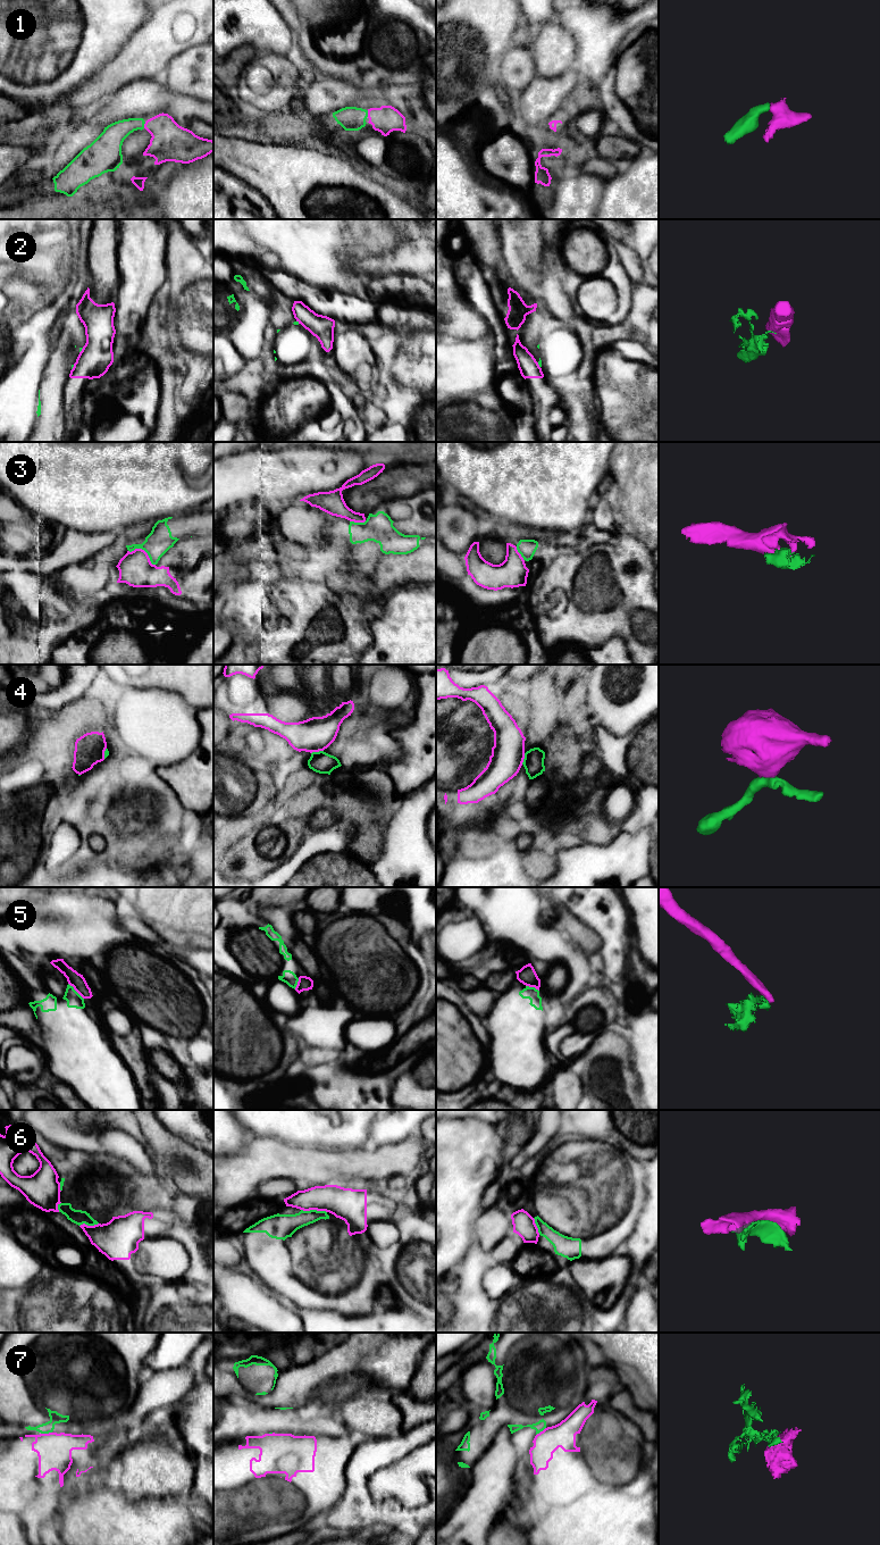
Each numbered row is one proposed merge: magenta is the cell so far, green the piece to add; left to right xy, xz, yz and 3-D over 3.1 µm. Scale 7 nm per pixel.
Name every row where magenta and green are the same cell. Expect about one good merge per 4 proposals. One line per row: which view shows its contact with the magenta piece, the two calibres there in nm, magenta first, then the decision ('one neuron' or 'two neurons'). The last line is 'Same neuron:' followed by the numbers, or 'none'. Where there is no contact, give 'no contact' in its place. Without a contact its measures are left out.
1: contact in xy; calibres 280 and 160 nm; one neuron
2: contact in xy; calibres 240 and 20 nm; two neurons
3: contact in xy; calibres 240 and 180 nm; two neurons
4: contact in xz; calibres 240 and 150 nm; two neurons
5: contact in xy; calibres 110 and 110 nm; two neurons
6: contact in xz; calibres 220 and 170 nm; two neurons
7: contact in xy; calibres 240 and 80 nm; two neurons
Same neuron: 1

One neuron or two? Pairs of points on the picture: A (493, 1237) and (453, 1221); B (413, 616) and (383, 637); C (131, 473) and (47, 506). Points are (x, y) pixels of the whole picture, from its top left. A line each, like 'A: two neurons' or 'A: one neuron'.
A: two neurons
B: one neuron
C: one neuron

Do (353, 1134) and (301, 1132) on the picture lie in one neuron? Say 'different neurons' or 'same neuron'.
same neuron

